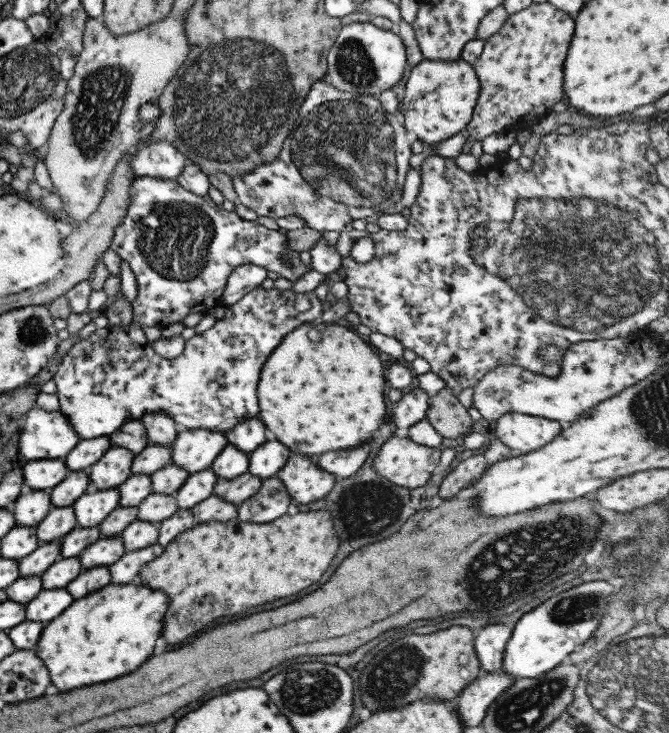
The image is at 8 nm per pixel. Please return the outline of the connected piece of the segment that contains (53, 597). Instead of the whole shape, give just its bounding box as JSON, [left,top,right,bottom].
[25,588,73,624]

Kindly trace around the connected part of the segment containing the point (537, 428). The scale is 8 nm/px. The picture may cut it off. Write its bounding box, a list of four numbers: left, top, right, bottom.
[488,413,560,454]

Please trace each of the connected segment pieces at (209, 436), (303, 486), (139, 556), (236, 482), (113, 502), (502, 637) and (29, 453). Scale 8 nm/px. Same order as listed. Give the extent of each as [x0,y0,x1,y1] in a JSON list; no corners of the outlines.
[[170,429,227,475],[274,454,336,505],[108,543,164,584],[212,472,261,506],[71,488,119,528],[473,623,512,672],[17,407,79,461]]

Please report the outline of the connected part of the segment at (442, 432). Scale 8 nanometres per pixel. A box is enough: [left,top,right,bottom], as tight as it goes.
[424,387,476,441]

